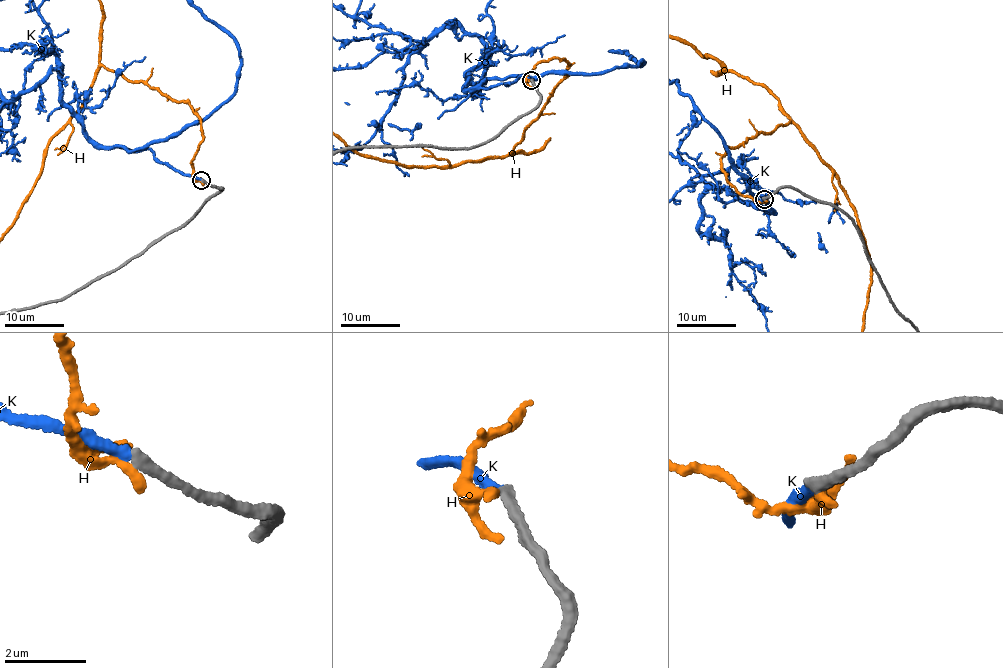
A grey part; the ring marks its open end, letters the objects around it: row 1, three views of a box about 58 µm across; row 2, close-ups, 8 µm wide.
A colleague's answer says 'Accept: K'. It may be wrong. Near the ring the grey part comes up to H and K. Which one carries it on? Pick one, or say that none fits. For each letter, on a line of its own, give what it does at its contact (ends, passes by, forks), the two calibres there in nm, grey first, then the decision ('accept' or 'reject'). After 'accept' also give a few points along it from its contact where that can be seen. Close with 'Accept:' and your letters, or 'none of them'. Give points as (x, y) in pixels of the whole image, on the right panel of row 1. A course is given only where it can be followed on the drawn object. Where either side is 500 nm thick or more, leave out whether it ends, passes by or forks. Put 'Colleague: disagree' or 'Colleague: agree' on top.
Colleague: agree
H: it ends there; 280 nm thick on the grey side, 260 nm on the other; reject
K: it ends there; 240 nm thick on the grey side, 260 nm on the other; accept
Accept: K

